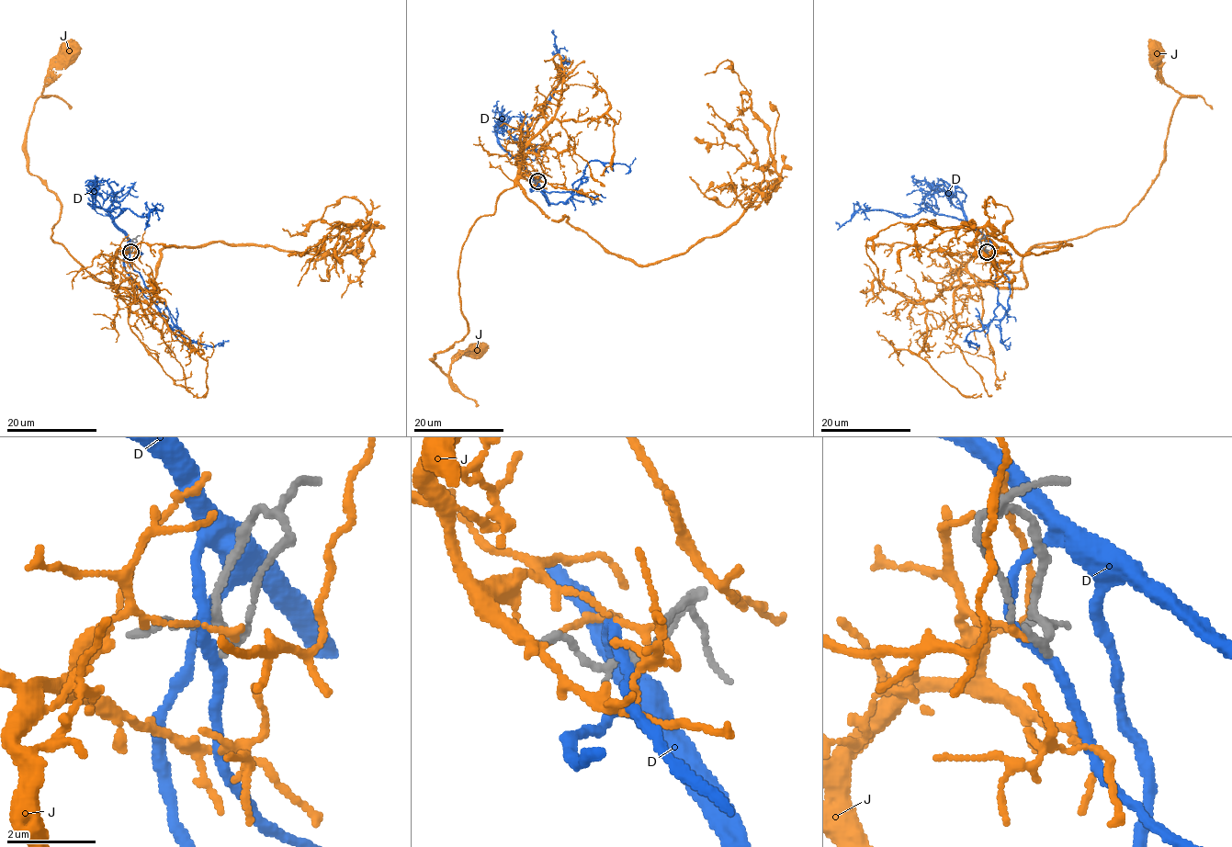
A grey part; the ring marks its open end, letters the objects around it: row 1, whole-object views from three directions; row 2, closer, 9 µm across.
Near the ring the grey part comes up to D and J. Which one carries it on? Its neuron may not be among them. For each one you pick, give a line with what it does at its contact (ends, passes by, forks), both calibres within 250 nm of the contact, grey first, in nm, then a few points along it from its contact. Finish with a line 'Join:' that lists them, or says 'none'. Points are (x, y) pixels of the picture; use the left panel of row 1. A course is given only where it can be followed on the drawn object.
Join: none

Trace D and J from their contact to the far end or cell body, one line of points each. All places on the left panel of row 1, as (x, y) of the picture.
D: (129, 253), (128, 238), (112, 221), (125, 210), (141, 216), (155, 210), (150, 213), (147, 226), (146, 221)
J: (131, 251), (119, 249), (111, 282), (99, 282), (51, 239), (61, 203), (29, 172), (34, 106), (70, 54)

